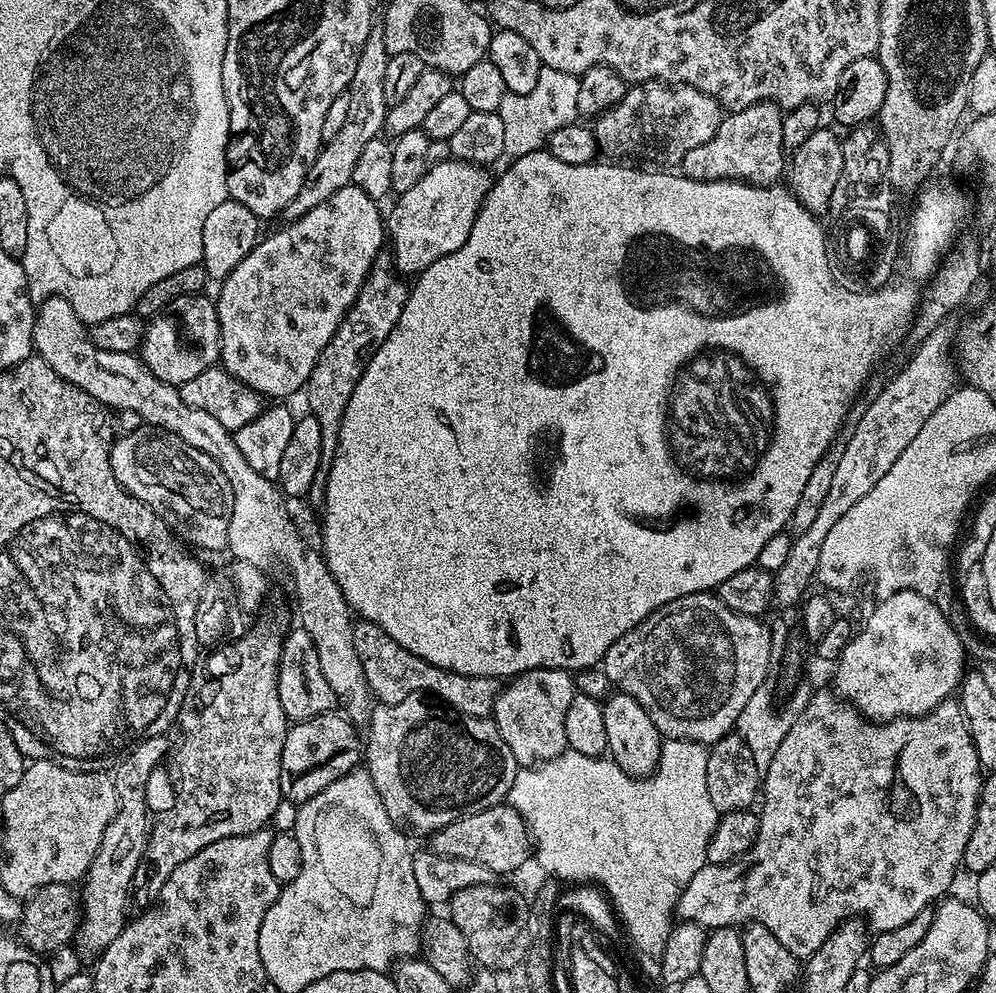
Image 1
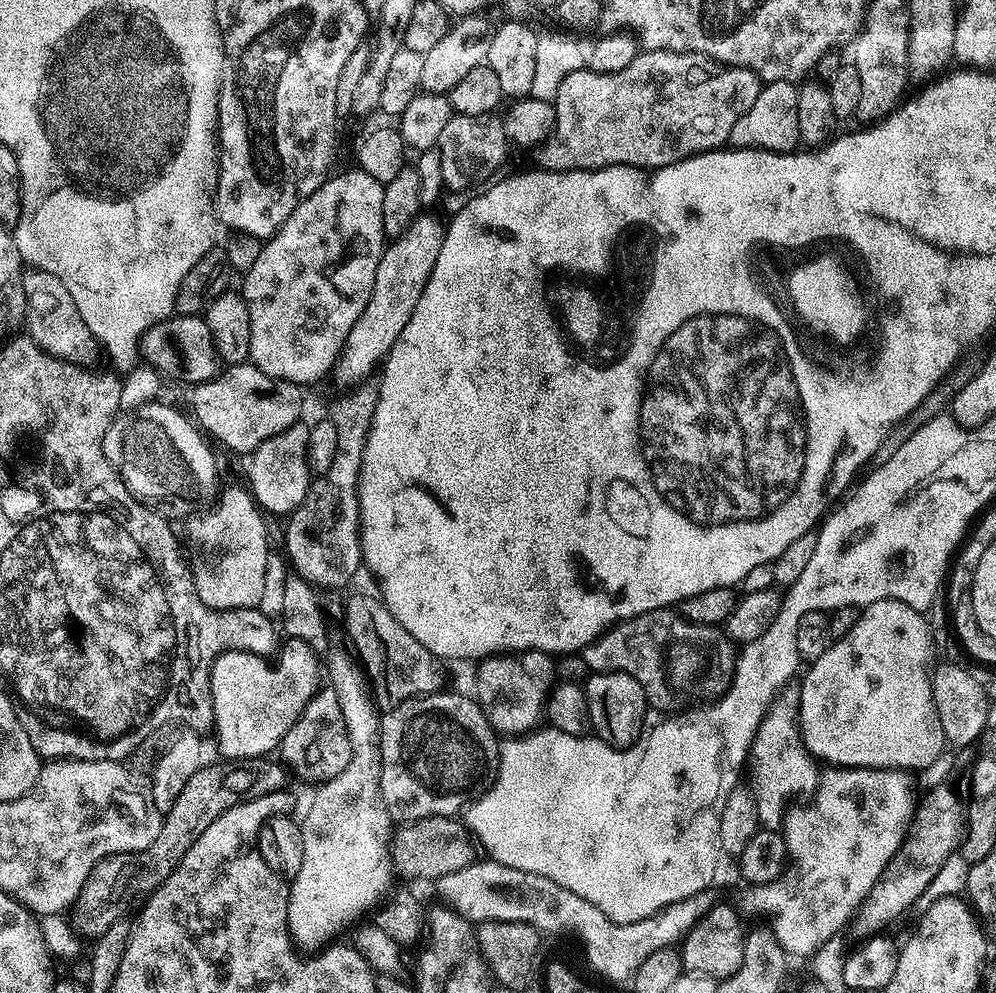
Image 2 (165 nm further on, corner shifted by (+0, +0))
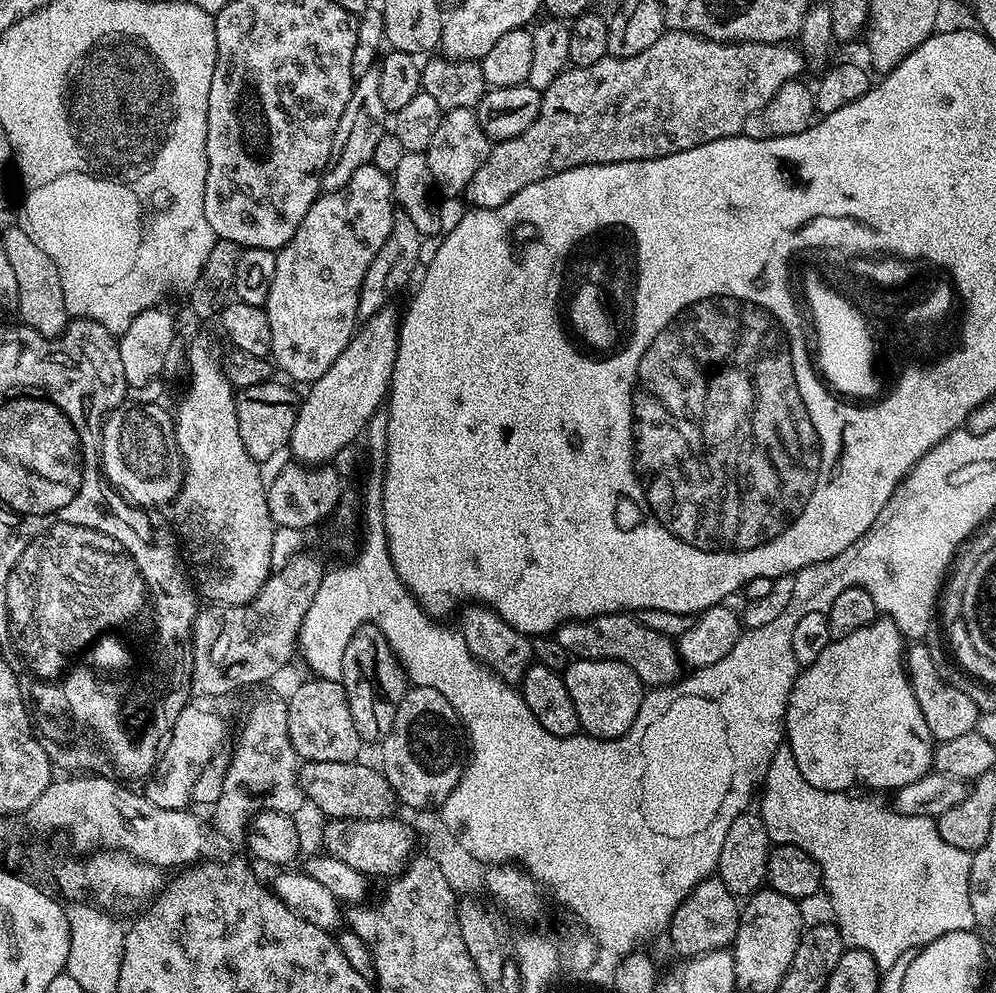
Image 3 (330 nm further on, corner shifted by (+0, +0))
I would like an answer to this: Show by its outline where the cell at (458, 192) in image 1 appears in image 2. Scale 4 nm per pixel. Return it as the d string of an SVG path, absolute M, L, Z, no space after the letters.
M421 214L401 236L395 237L385 247L378 262L378 274L374 274L370 302L366 302L366 310L358 314L358 322L354 322L350 329L336 362L334 377L338 383L355 386L369 379L381 367L394 342L398 342L398 334L402 334L406 322L410 322L410 314L414 314L418 298L422 298L422 290L434 270L434 262L438 262L438 250L442 250L445 235L445 221L443 224L436 216Z

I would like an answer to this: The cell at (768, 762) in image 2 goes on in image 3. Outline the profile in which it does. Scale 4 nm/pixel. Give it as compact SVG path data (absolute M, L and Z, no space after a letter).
M786 746L776 749L774 758L770 758L770 766L766 770L762 781L762 791L758 796L758 804L760 800L760 808L758 807L758 815L760 821L766 826L766 834L769 841L773 845L793 844L798 846L806 854L810 854L810 858L820 867L820 875L822 877L823 887L828 888L828 896L832 899L832 912L834 923L840 929L840 936L843 938L845 945L860 948L863 952L868 952L870 958L874 958L874 962L881 970L888 969L894 965L894 962L901 957L902 952L911 948L921 949L925 944L929 944L931 940L938 939L942 934L952 932L971 931L976 925L974 918L973 906L970 904L969 896L969 878L972 869L971 853L960 850L956 846L951 846L942 838L942 834L938 834L936 829L936 820L931 816L903 816L896 811L895 807L879 804L875 800L875 795L860 794L857 800L851 800L848 792L827 792L826 790L818 790L814 786L810 786L810 782L806 782L806 778L802 778L802 770L798 770L798 762L794 762L794 754Z

